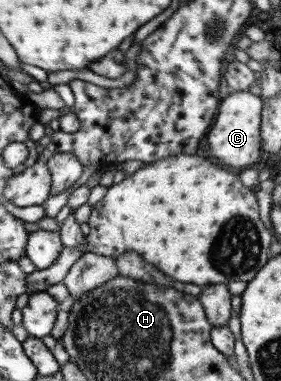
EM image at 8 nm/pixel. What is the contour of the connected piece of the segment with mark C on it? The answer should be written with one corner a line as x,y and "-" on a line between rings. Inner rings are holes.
248,91
230,92
225,98
220,99
215,118
205,133
211,157
220,159
224,167
232,171
239,172
251,167
261,152
260,112
261,96
250,94

